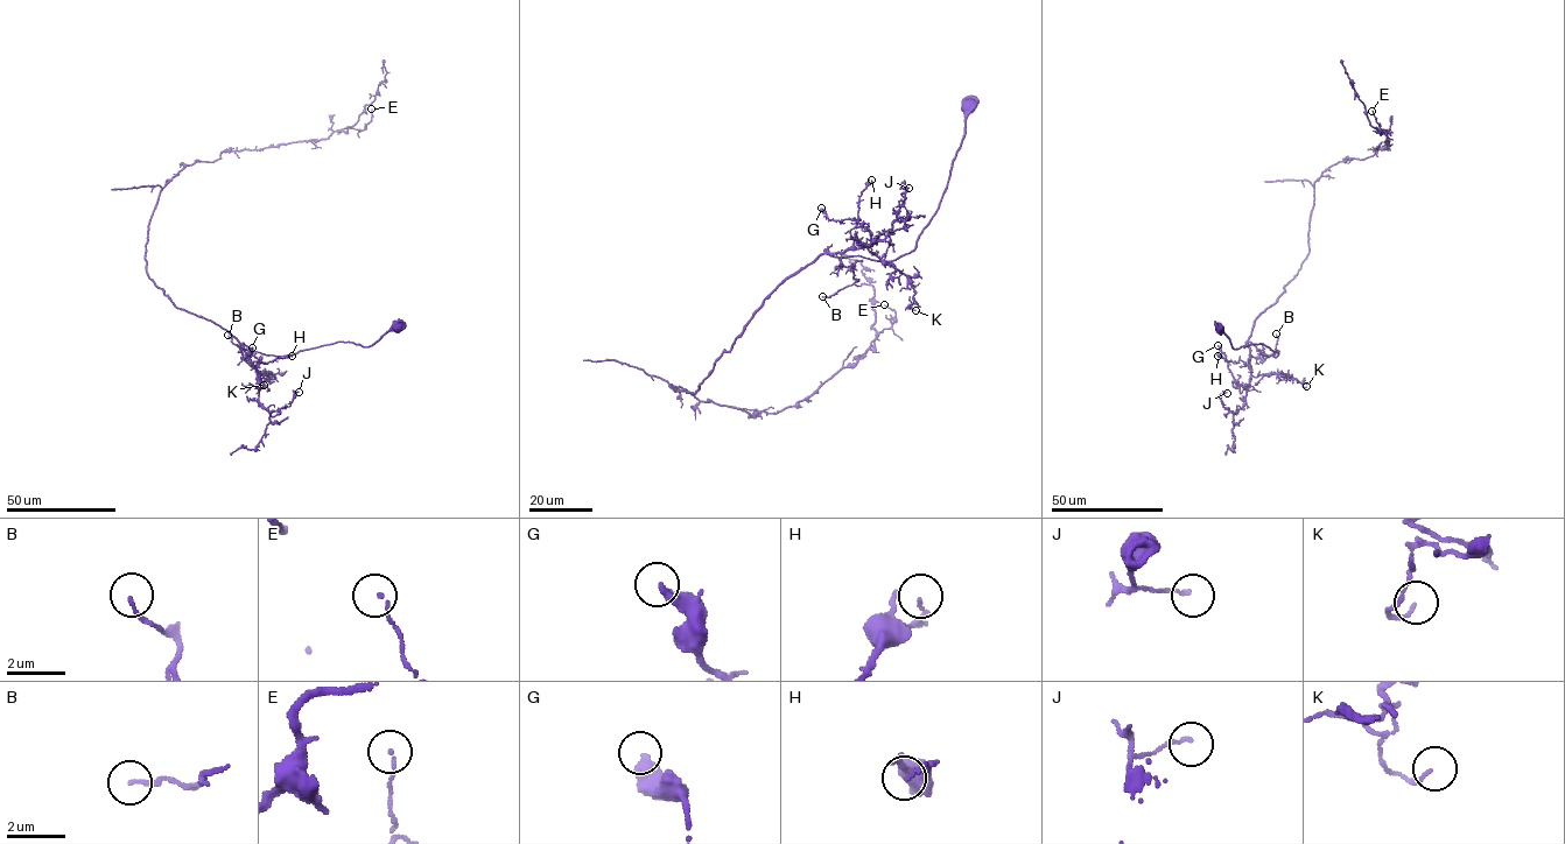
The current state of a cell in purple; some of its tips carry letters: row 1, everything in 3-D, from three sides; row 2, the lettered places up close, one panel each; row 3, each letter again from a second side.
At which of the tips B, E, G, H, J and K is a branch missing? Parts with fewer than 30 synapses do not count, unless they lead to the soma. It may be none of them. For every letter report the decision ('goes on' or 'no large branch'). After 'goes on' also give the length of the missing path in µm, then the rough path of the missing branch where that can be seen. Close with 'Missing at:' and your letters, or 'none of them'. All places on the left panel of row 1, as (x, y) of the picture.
B: no large branch
E: no large branch
G: no large branch
H: no large branch
J: no large branch
K: no large branch
Missing at: none of them

